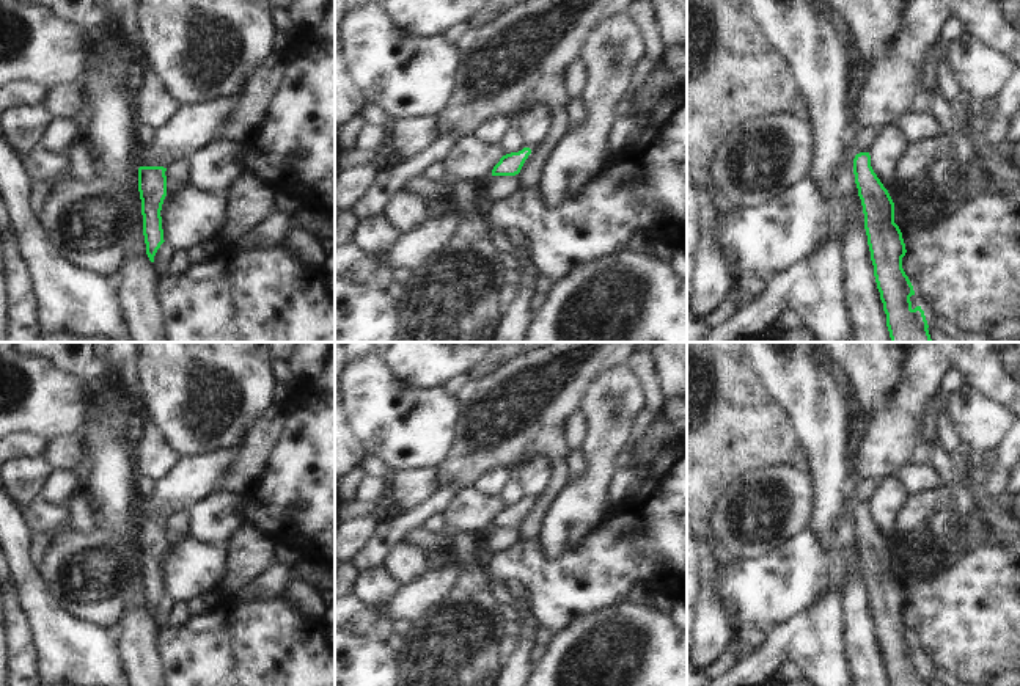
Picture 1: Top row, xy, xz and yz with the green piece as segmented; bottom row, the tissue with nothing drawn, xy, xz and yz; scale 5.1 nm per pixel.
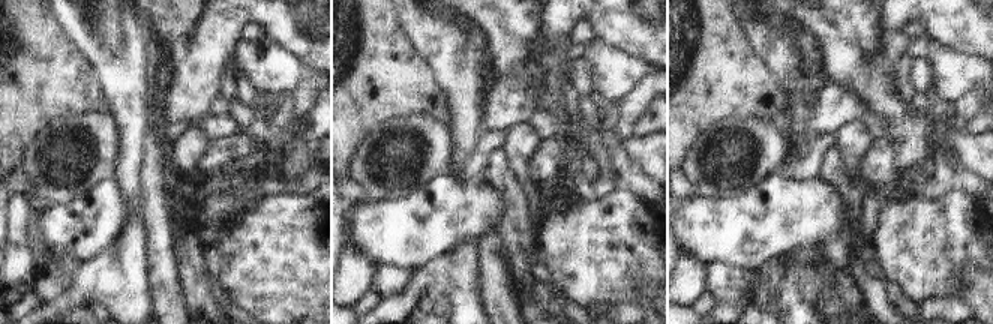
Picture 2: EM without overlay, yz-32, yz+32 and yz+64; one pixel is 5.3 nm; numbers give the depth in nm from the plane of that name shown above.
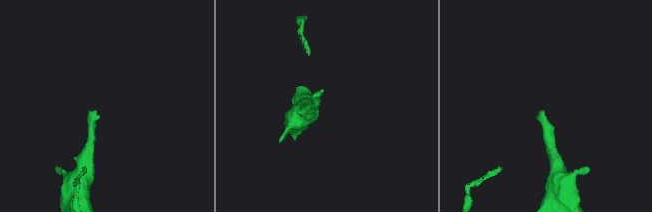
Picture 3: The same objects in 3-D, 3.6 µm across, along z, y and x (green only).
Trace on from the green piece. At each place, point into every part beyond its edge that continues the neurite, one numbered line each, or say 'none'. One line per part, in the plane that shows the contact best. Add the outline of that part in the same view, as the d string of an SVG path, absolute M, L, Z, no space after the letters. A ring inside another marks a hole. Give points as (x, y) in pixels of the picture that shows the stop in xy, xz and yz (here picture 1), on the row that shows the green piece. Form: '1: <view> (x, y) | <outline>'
none

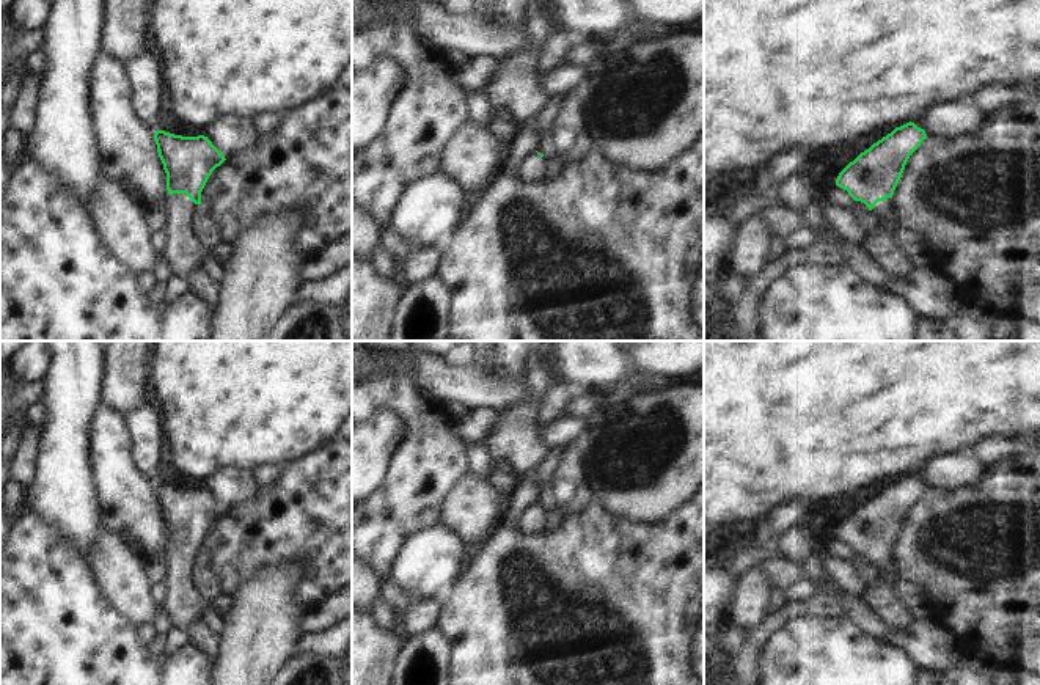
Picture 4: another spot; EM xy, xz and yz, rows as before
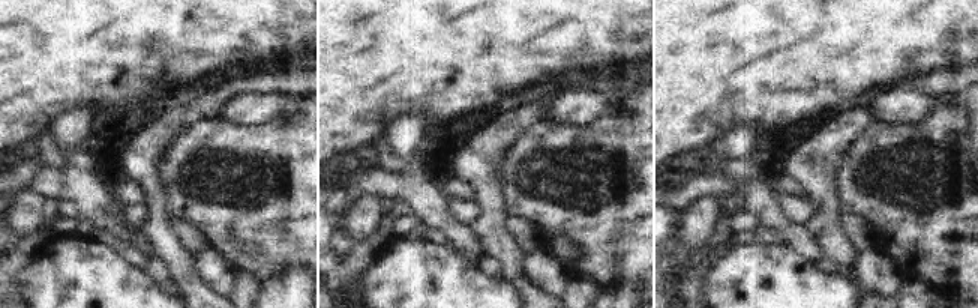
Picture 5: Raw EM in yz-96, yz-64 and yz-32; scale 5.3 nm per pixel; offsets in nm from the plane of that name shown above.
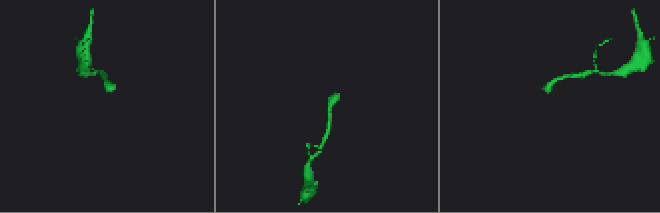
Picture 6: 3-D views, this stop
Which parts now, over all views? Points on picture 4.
1: xy (183, 252) | M173 193L167 196L163 209L167 212L163 261L171 275L187 278L201 266L203 248L192 229L200 206L185 193Z

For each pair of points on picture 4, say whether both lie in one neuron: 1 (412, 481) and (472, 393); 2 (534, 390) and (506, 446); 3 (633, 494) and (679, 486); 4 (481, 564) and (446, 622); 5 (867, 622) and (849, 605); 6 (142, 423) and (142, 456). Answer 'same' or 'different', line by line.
1: different
2: same
3: same
4: same
5: same
6: same

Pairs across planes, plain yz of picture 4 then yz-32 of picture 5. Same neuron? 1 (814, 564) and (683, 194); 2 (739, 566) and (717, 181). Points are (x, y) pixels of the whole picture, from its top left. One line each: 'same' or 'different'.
1: same
2: same

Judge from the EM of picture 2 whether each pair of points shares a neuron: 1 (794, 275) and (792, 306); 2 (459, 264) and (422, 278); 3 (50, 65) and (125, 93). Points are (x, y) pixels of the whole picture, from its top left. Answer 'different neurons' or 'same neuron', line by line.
1: same neuron
2: same neuron
3: different neurons

